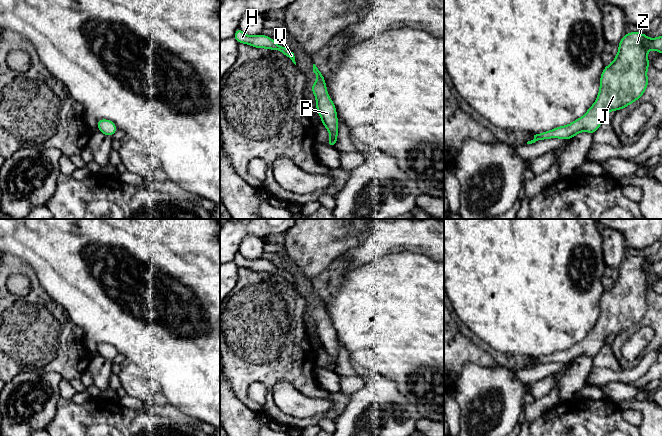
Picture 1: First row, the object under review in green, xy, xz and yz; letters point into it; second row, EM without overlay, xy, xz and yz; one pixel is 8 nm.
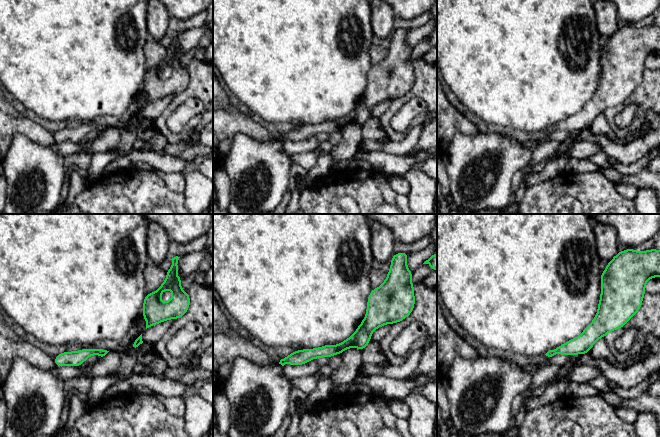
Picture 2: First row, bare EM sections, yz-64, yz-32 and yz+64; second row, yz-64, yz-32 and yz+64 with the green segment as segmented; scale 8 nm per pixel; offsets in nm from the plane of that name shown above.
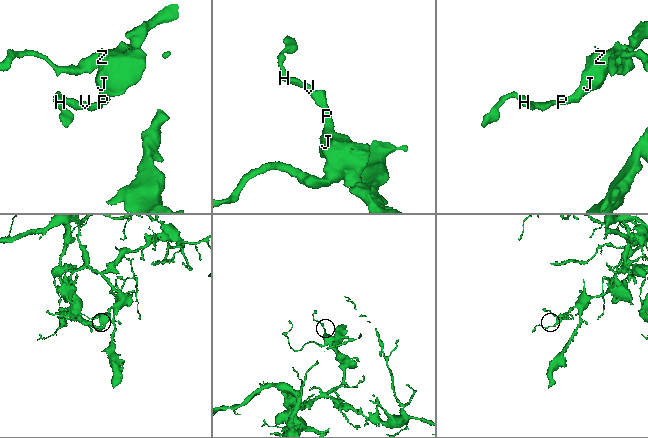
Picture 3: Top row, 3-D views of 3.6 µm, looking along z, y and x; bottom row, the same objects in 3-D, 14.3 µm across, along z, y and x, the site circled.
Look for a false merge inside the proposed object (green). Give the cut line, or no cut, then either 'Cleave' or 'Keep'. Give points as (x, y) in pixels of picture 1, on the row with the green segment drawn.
No split. Keep

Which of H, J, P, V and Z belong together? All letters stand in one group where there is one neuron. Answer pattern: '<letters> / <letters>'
H J P V Z

